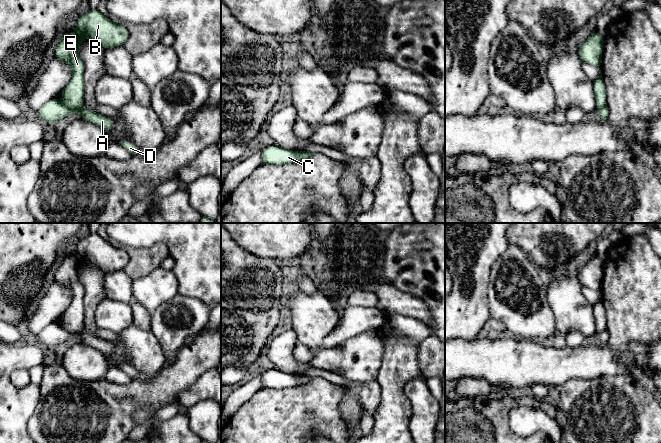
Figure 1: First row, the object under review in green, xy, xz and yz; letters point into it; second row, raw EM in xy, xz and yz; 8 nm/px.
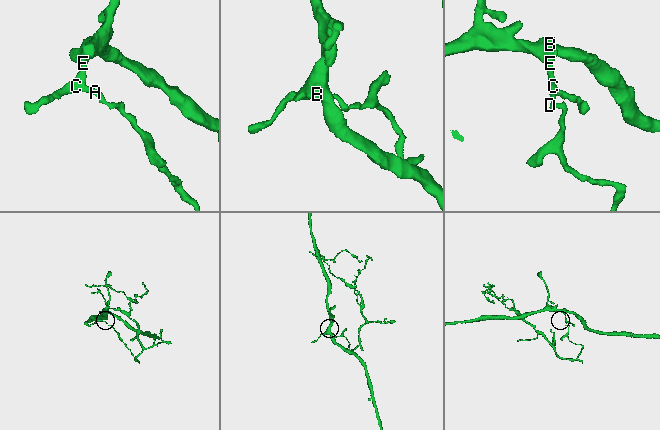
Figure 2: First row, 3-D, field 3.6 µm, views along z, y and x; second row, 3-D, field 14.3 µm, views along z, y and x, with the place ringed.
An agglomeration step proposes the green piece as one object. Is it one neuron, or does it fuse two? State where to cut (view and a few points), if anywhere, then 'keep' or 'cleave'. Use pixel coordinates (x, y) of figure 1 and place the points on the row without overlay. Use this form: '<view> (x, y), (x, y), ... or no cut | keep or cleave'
xy (64, 327), (70, 332), (77, 333), (80, 331) | cleave

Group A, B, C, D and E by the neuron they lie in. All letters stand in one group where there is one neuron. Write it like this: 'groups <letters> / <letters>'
groups A C D / B E

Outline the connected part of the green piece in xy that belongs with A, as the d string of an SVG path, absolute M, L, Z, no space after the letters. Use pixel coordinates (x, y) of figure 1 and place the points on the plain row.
M56 322L49 324L45 327L38 335L38 339L41 343L45 344L47 347L57 346L65 341L71 339L74 335L82 340L82 344L91 346L104 355L108 355L113 351L113 345L111 342L95 337L93 335L84 333L82 331L78 333L70 333L61 327Z

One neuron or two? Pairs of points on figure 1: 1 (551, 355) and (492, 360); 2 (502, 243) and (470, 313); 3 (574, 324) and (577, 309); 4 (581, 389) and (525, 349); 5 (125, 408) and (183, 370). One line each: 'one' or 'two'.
1: one
2: one
3: one
4: two
5: one

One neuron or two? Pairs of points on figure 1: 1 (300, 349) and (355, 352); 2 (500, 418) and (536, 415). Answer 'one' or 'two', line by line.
1: two
2: two

